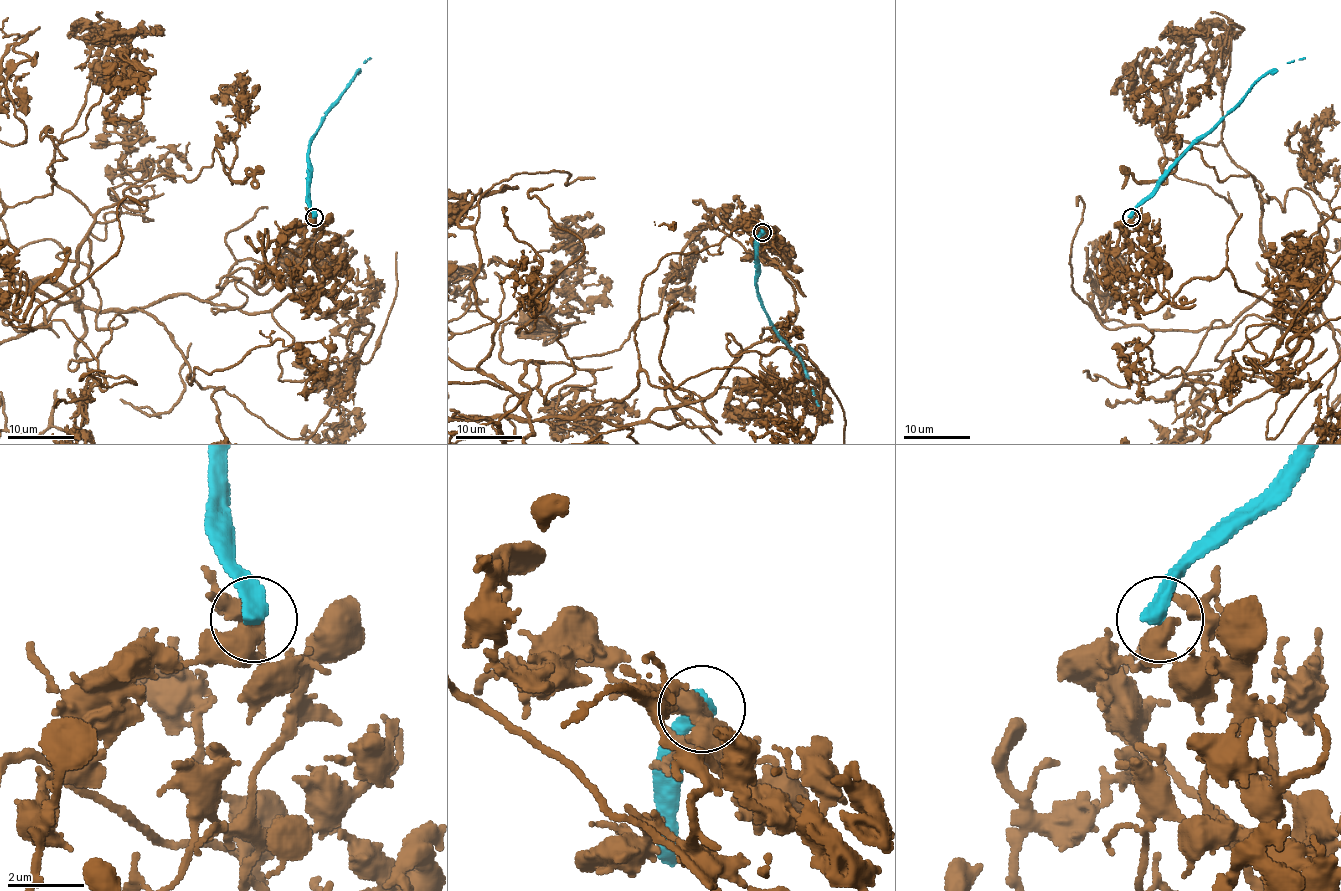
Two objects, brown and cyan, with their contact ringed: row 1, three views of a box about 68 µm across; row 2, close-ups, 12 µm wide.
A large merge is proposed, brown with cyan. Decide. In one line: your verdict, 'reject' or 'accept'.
reject

